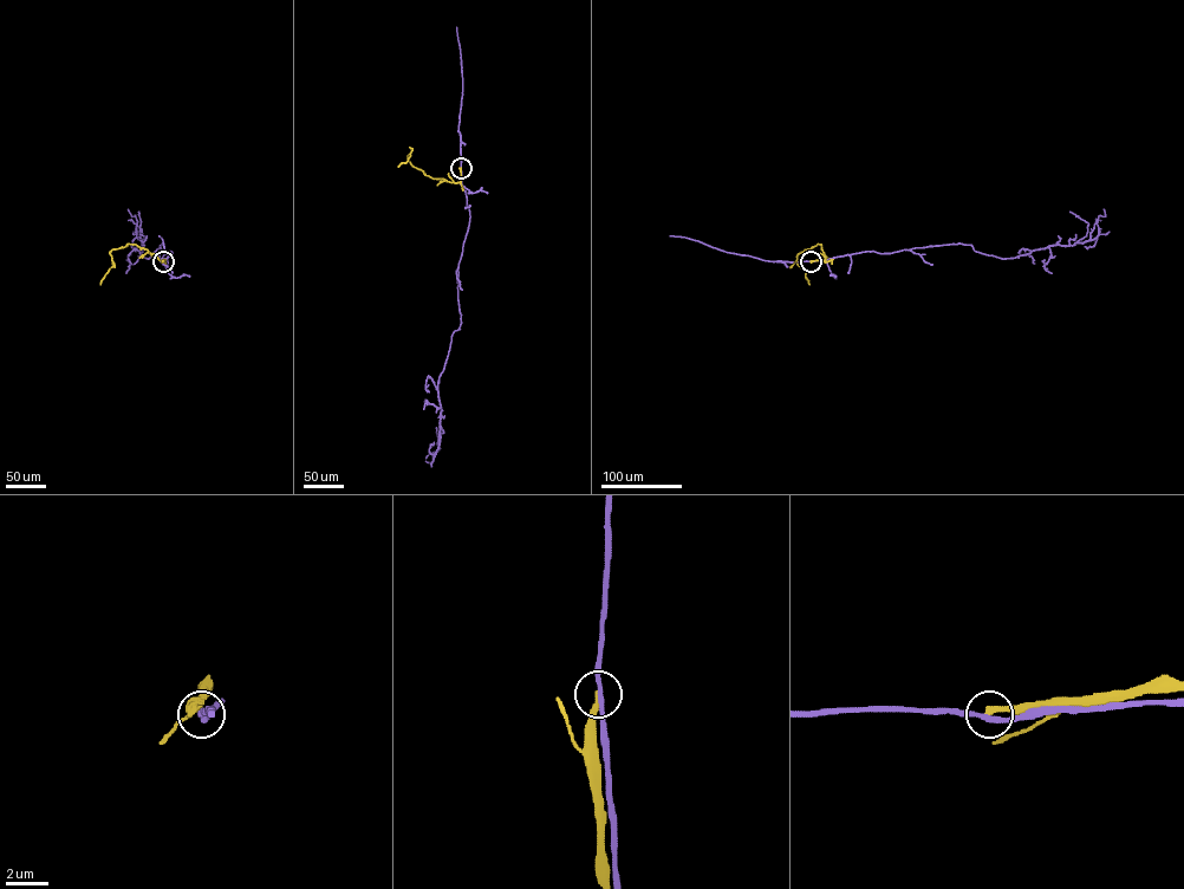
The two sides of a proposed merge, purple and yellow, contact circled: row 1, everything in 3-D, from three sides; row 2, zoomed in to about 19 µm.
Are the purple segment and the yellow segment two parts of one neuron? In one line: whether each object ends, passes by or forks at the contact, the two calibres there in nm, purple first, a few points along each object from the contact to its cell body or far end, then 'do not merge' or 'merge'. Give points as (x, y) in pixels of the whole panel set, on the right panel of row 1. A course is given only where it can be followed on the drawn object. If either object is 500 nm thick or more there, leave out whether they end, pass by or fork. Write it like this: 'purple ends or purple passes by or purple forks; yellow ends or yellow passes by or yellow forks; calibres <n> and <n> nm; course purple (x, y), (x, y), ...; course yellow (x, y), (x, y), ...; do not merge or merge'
purple passes by; yellow ends; calibres 240 and 280 nm; course purple (811, 261), (958, 244), (989, 255), (1015, 258), (1049, 246), (1094, 239), (1098, 216), (1105, 216), (1104, 209); course yellow (811, 261), (826, 261), (821, 245), (805, 250), (797, 257), (810, 284); do not merge

